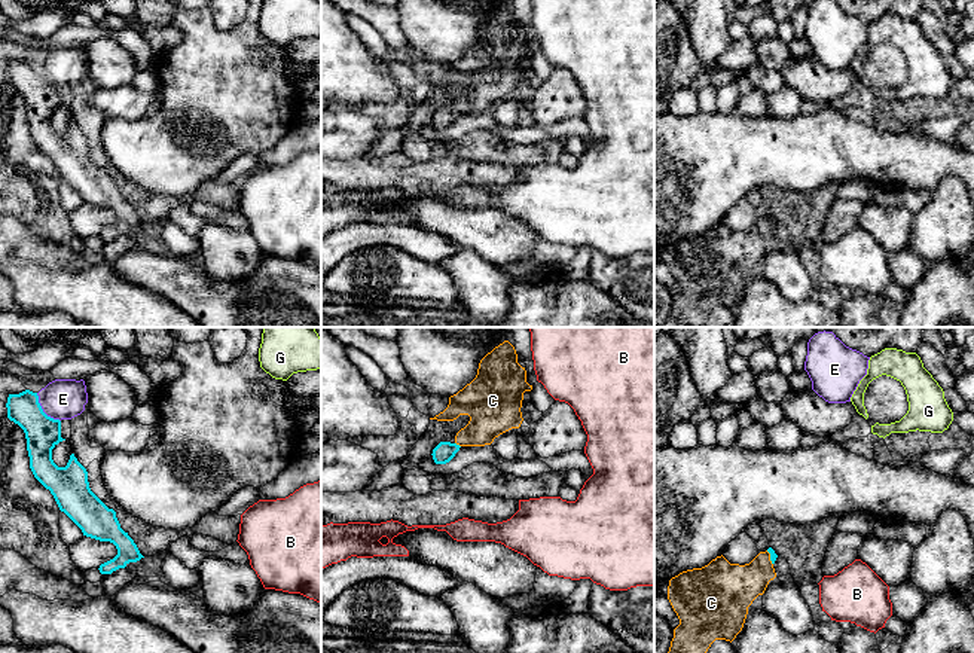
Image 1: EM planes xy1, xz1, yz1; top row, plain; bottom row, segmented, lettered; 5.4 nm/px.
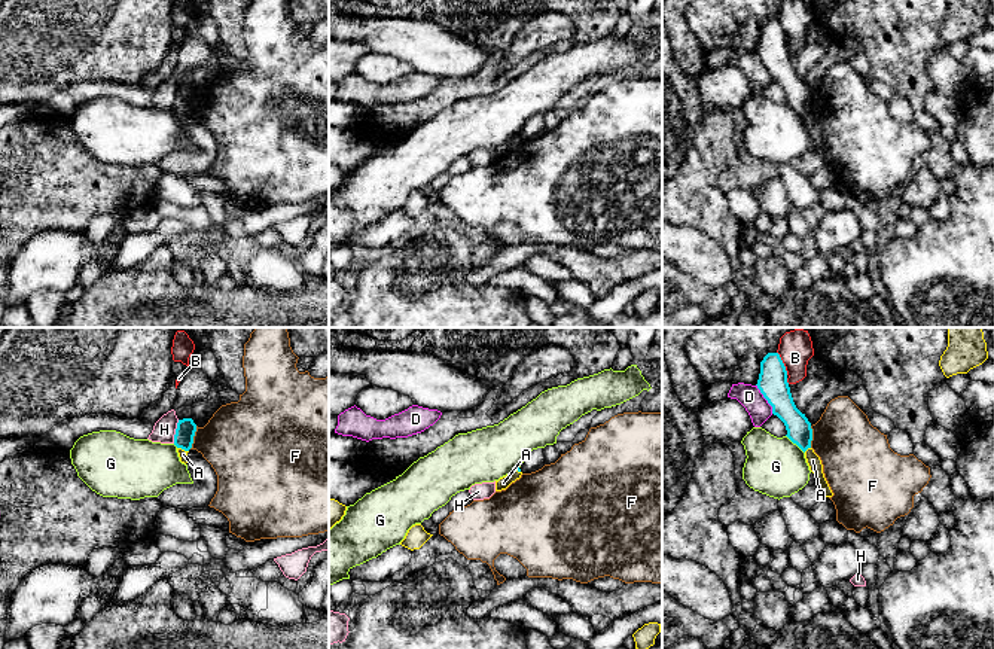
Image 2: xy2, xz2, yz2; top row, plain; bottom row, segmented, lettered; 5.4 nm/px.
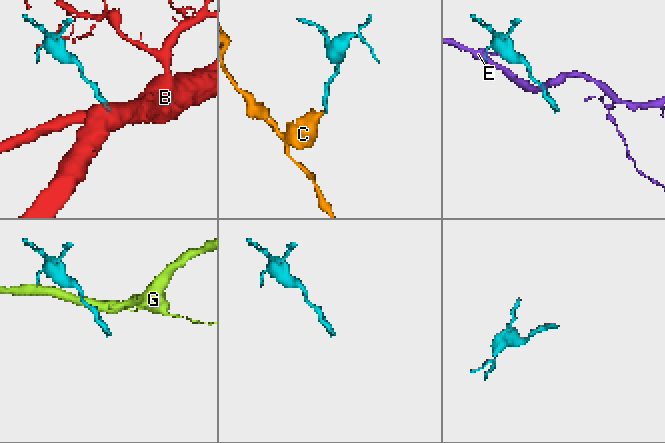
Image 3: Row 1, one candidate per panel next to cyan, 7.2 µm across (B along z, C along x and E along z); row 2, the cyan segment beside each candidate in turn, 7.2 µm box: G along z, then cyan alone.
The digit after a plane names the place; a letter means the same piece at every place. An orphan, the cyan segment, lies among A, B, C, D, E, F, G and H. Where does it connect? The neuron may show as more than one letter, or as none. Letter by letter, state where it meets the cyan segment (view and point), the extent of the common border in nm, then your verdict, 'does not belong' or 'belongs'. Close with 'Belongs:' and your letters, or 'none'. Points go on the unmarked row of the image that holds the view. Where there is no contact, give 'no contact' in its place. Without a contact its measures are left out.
A: contact yz2 (807, 115); length 50 nm; does not belong
B: contact yz2 (783, 30); length 140 nm; does not belong
C: contact xz1 (458, 112); length 40 nm; belongs
D: contact yz2 (765, 64); length 180 nm; does not belong
E: contact xy1 (42, 78); length 200 nm; does not belong
F: contact xy2 (192, 104); length 130 nm; does not belong
G: contact yz2 (795, 109); length 140 nm; does not belong
H: contact xy2 (176, 98); length 130 nm; does not belong
Belongs: C

